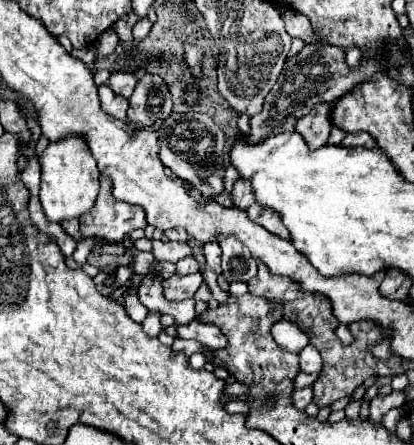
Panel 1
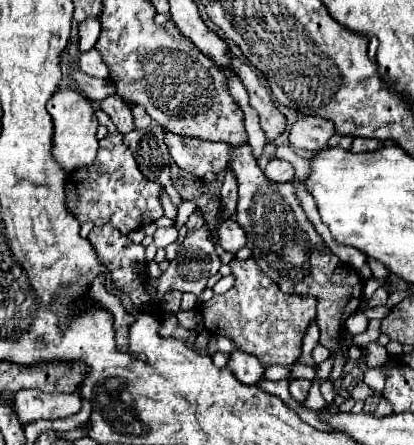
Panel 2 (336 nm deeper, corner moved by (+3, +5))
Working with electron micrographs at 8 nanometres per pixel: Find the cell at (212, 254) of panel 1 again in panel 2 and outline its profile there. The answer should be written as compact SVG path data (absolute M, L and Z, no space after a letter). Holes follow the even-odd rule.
M227 219L221 229L219 229L219 245L229 251L229 253L237 253L245 243L247 243L247 237L245 237L245 231L241 229L241 225L237 225L235 219Z

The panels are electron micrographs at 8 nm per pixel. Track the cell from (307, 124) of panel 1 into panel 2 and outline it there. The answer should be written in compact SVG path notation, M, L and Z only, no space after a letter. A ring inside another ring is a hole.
M301 117L289 133L289 143L297 149L321 151L327 147L331 135L335 135L331 121L323 117Z

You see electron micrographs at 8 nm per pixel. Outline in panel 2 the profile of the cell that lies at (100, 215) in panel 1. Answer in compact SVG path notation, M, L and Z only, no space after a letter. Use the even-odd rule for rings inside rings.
M109 129L107 137L99 141L97 161L87 165L85 169L77 169L77 173L69 173L65 183L67 193L67 211L79 221L93 221L95 225L111 223L123 235L143 227L145 223L157 221L163 217L163 207L159 201L161 185L149 183L133 157L129 147L123 143L123 135L117 129Z

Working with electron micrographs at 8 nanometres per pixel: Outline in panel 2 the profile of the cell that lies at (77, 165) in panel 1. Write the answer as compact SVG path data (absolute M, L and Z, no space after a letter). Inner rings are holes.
M65 87L59 89L57 93L53 93L53 97L47 101L47 111L53 119L55 125L55 135L53 135L53 157L63 165L63 169L67 173L73 173L77 167L83 165L91 165L95 161L97 155L97 117L95 117L95 109L91 105L91 101L79 93L73 87Z

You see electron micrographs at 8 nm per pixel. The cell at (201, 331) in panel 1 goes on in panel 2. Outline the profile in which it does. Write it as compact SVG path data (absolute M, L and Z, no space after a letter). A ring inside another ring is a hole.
M243 351L231 353L229 369L245 385L257 385L265 373L265 367L261 365L261 361L249 353L243 353Z

